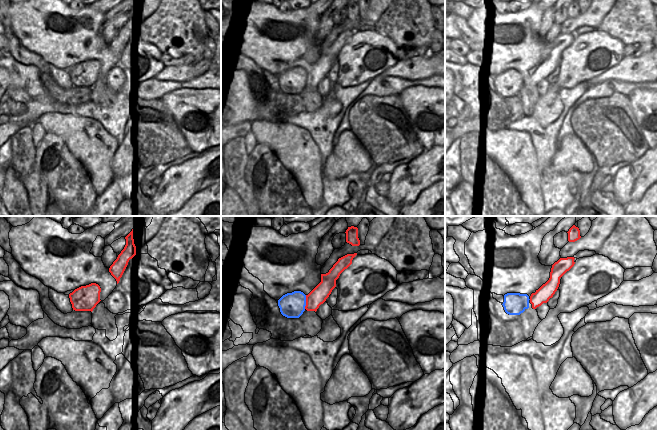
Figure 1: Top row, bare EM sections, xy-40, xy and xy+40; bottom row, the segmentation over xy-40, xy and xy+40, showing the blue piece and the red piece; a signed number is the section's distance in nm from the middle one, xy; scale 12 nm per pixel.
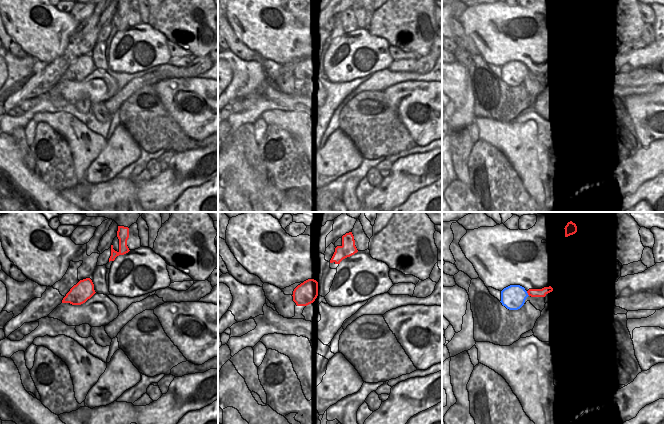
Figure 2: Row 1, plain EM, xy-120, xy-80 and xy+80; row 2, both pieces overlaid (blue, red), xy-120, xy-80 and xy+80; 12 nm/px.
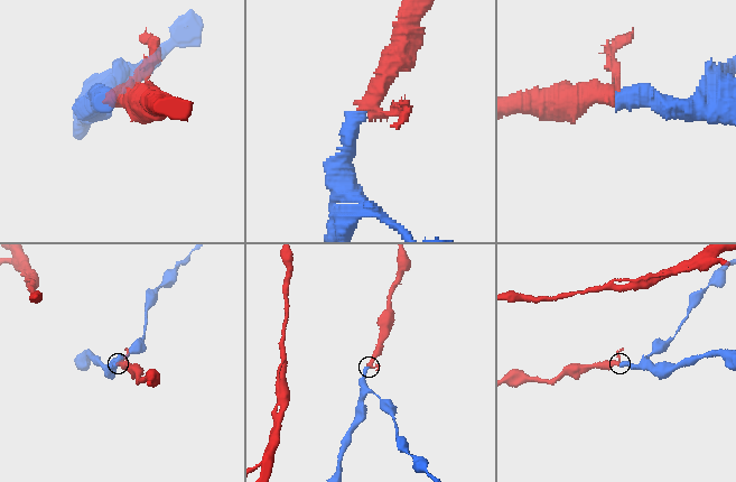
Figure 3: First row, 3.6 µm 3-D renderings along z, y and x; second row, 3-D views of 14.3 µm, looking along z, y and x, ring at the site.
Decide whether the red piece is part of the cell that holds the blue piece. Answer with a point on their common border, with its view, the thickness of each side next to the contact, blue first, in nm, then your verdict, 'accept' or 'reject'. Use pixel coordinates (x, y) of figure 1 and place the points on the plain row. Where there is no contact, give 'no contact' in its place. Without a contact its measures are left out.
contact xy (305, 78); calibres 320 and 200 nm; accept

